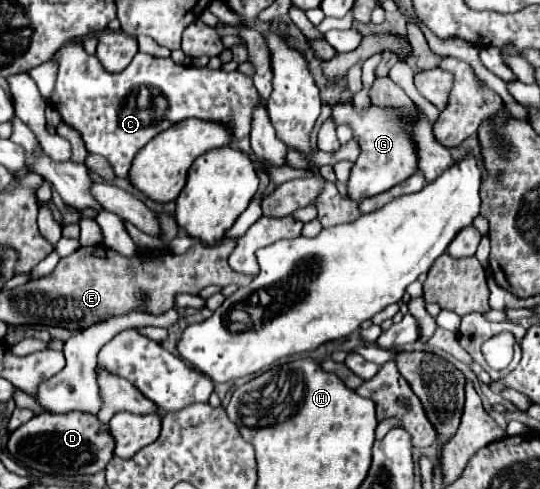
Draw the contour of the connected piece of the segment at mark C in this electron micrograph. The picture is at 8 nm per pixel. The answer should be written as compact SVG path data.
M81 40L65 42L55 52L55 60L57 60L57 82L49 96L49 104L53 104L53 108L61 114L65 124L81 132L89 152L101 154L111 162L115 176L119 178L127 178L135 154L153 136L157 136L159 132L167 130L169 126L185 118L195 116L201 120L215 120L215 122L227 124L233 128L235 140L251 132L251 114L259 102L259 94L253 86L253 80L241 72L223 72L223 70L213 70L209 66L205 68L181 66L181 64L175 64L171 58L155 58L151 54L139 52L123 72L113 74L101 66L97 56L89 56L83 50Z

